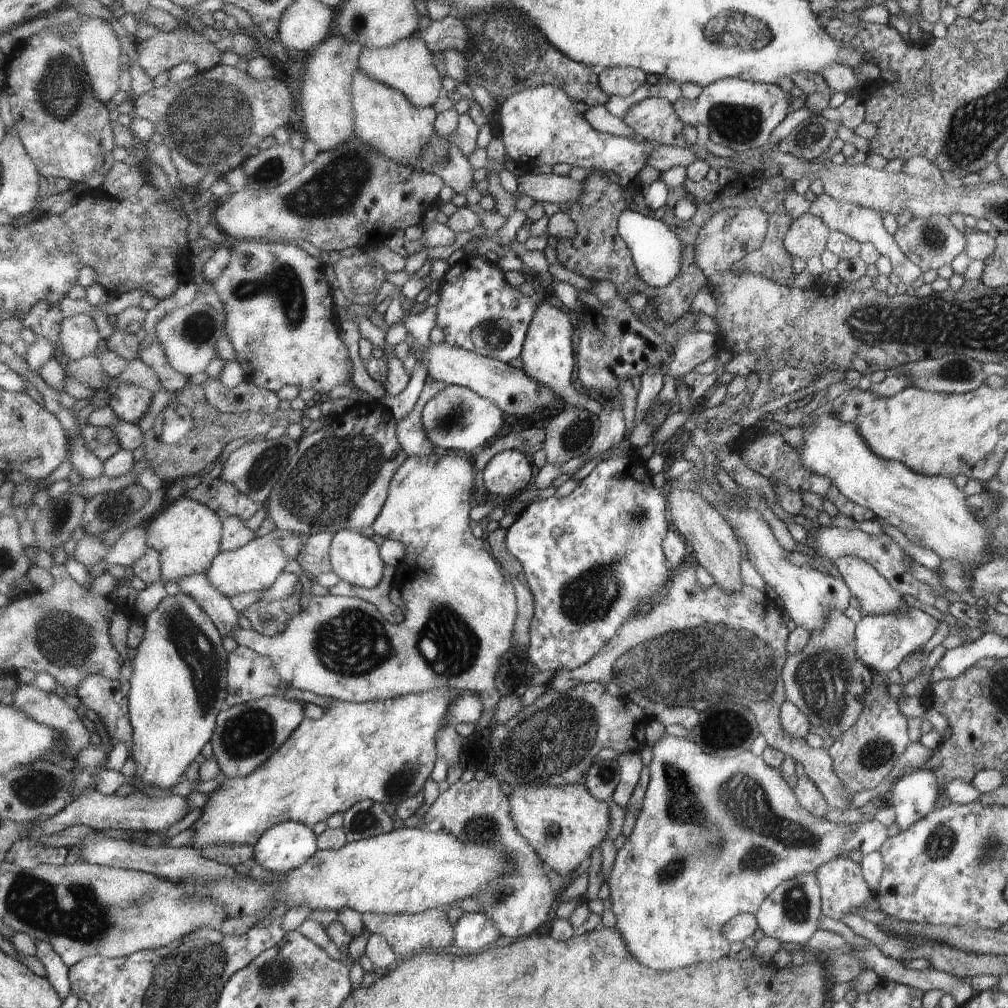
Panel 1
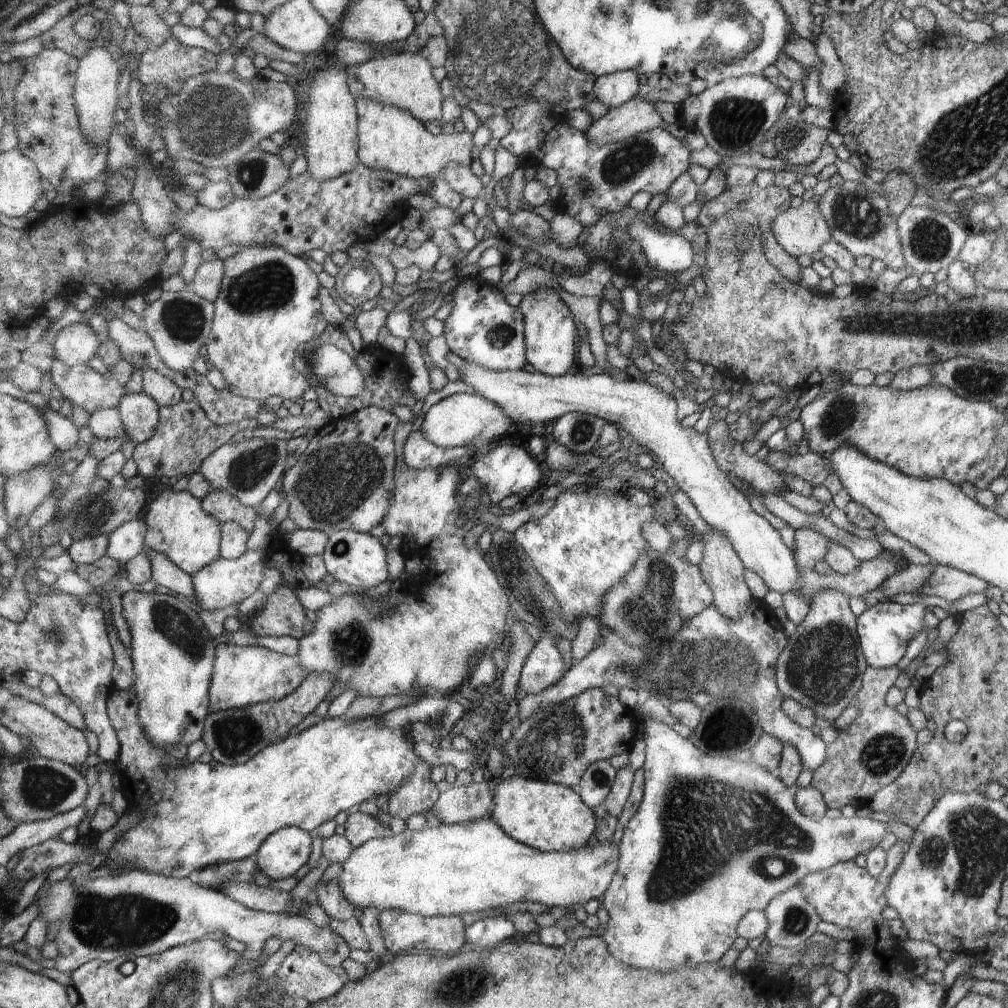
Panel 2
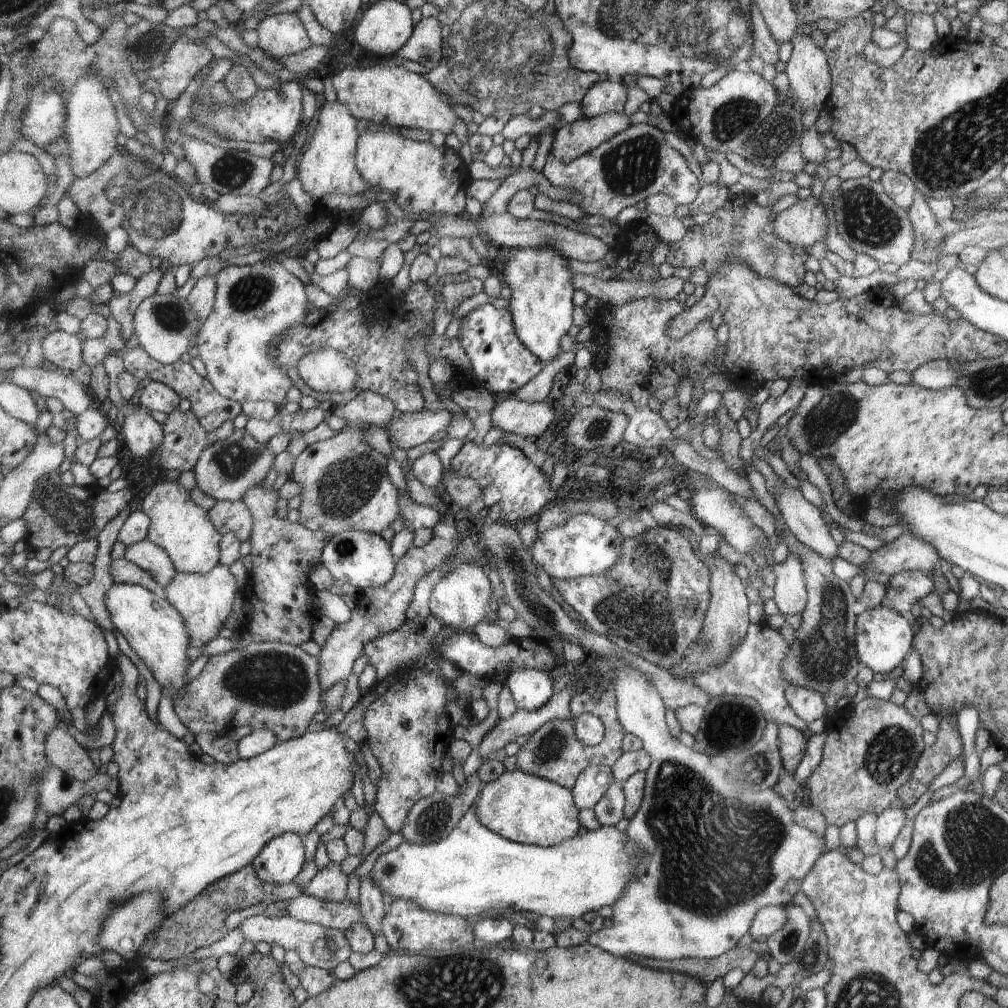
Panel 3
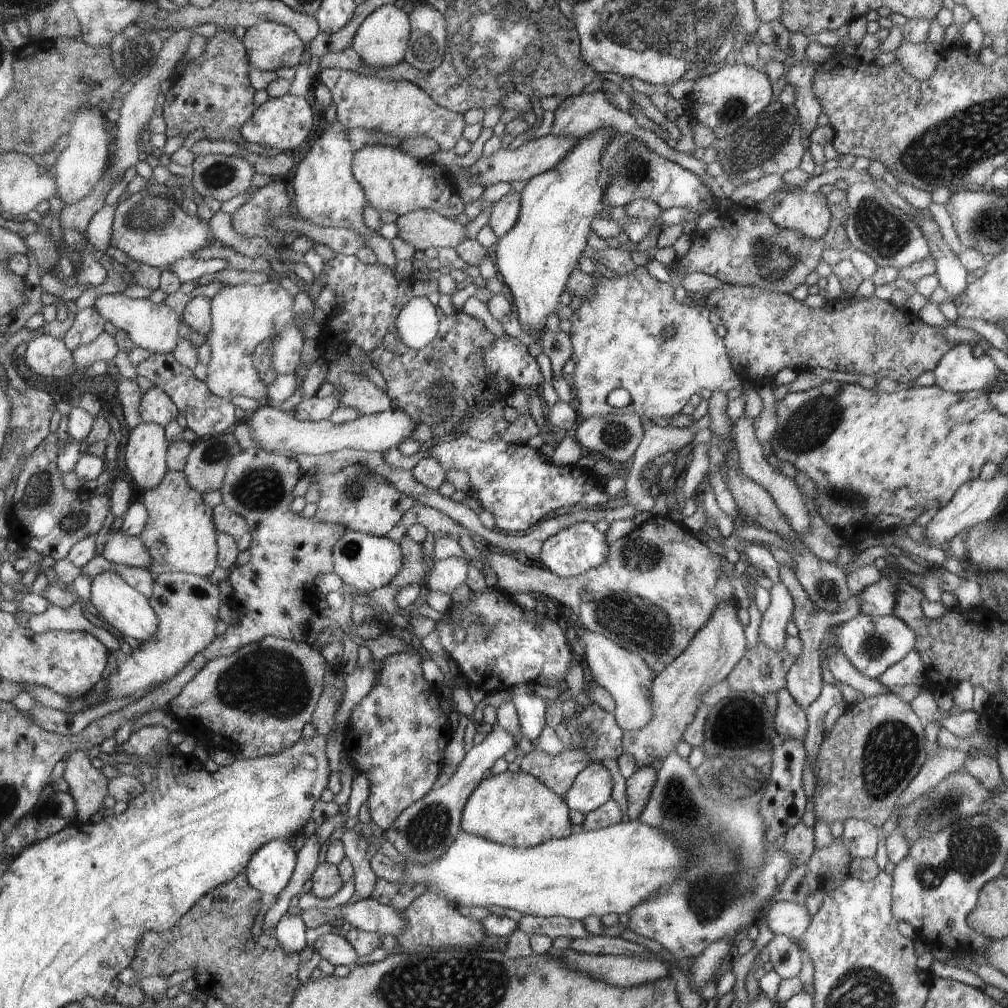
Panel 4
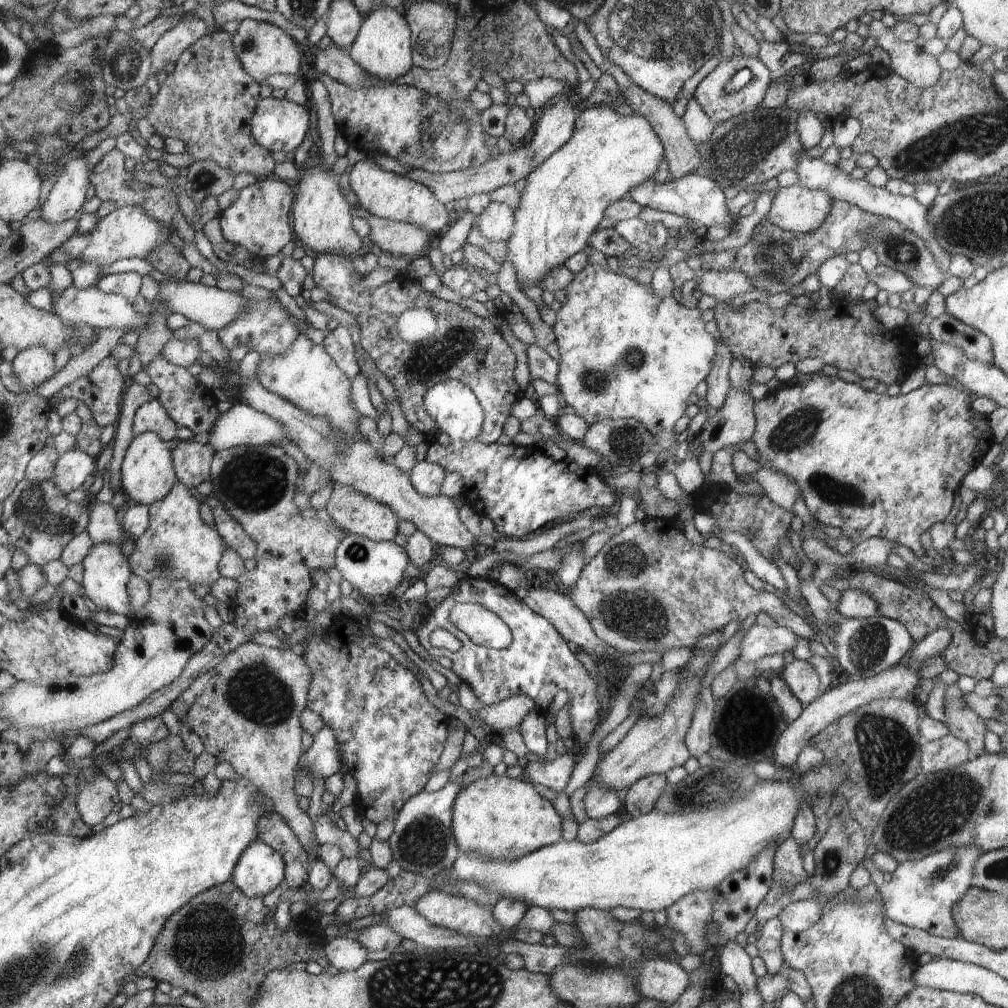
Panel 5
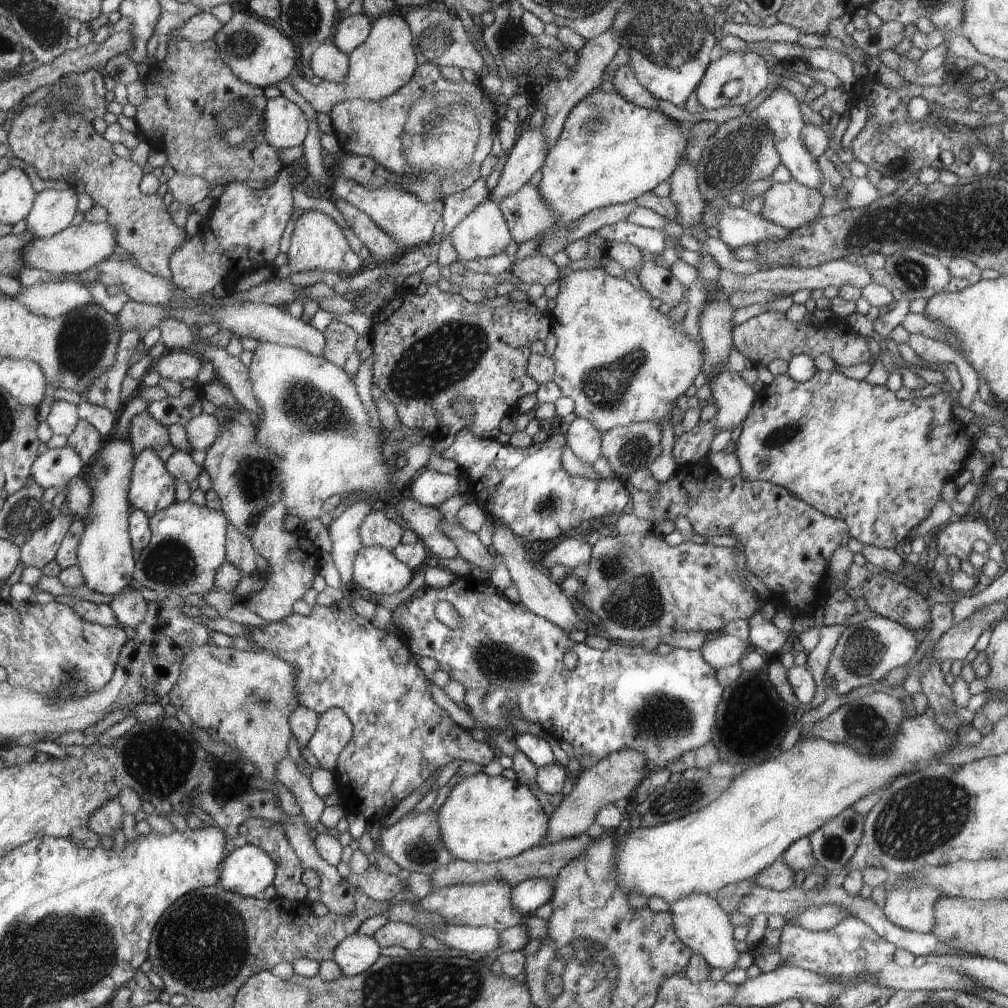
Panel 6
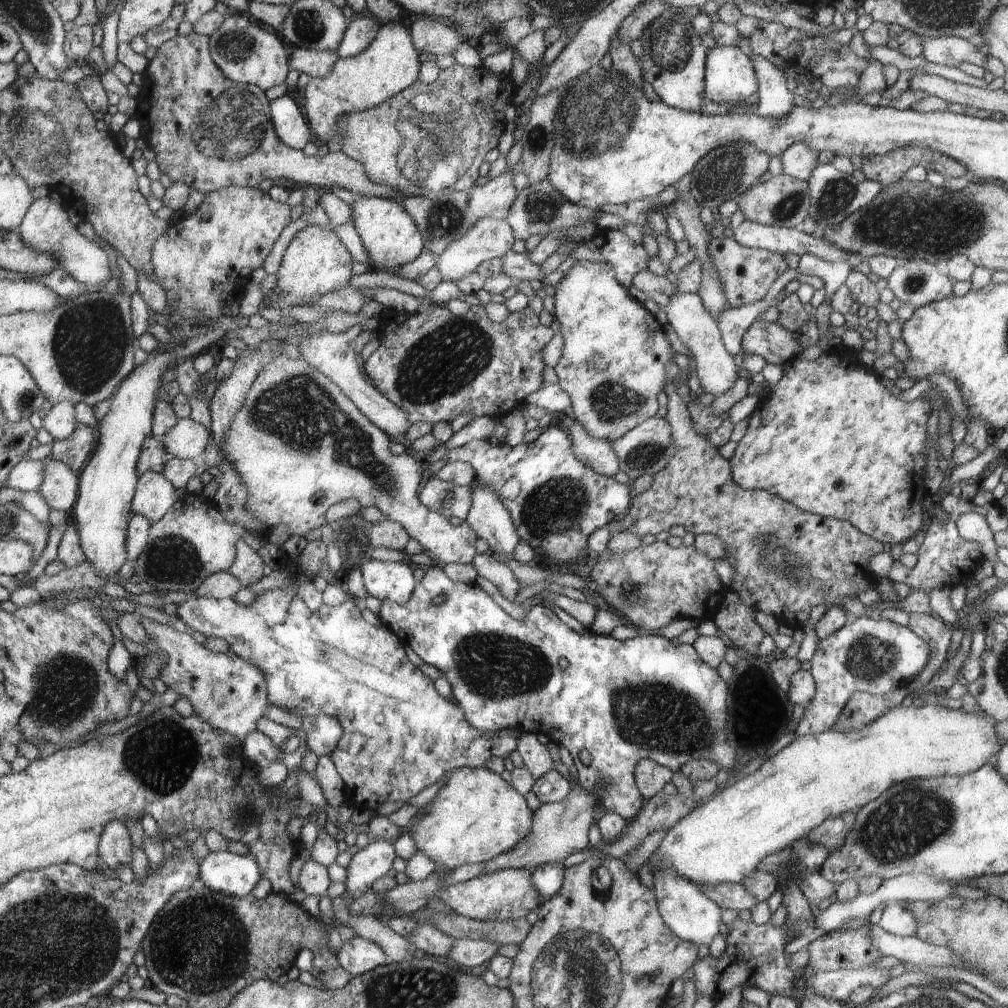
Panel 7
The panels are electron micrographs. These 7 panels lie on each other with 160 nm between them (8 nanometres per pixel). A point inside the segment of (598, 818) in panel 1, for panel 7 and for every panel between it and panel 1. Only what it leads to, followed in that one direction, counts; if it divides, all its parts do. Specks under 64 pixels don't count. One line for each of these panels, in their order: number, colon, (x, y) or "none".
2: (549, 816)
3: (525, 808)
4: (515, 809)
5: (499, 817)
6: (484, 819)
7: (475, 816)

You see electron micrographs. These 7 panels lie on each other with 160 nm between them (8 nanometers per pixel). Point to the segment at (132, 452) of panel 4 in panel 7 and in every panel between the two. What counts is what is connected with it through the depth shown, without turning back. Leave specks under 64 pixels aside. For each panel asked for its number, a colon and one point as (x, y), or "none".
5: (147, 473)
6: (152, 489)
7: (155, 494)

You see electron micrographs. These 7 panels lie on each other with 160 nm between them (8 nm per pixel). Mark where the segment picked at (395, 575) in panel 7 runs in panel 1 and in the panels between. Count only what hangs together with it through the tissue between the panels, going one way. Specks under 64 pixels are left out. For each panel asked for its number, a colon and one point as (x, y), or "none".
1: (354, 558)
2: (358, 559)
3: (357, 557)
4: (366, 562)
5: (373, 567)
6: (377, 569)

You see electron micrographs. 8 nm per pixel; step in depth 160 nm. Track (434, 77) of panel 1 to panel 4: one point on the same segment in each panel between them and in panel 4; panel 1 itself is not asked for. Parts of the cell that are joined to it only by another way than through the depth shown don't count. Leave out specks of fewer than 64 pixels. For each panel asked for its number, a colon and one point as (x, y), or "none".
2: (408, 81)
3: (393, 96)
4: (402, 109)

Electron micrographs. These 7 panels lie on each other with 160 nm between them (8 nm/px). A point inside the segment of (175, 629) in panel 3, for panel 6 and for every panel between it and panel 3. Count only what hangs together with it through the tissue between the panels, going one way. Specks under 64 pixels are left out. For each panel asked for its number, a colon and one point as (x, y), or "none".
4: (129, 611)
5: (107, 572)
6: (105, 559)

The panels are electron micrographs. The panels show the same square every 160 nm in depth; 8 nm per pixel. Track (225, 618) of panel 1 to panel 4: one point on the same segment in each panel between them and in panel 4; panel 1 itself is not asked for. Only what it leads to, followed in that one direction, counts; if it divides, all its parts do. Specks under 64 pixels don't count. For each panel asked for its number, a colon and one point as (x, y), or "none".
2: (164, 572)
3: (147, 555)
4: (119, 548)

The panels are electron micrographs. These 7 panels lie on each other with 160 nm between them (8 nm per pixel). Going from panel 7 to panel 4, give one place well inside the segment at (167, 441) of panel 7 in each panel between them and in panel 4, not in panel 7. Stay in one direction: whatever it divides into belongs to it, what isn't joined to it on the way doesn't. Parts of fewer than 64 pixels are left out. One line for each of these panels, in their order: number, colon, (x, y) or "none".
4: (275, 430)
5: (241, 425)
6: (201, 431)

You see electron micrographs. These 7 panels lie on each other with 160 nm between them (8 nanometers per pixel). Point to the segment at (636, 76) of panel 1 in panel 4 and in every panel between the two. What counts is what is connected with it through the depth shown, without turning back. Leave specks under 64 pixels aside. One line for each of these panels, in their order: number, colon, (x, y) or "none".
2: (612, 90)
3: (606, 96)
4: (576, 116)

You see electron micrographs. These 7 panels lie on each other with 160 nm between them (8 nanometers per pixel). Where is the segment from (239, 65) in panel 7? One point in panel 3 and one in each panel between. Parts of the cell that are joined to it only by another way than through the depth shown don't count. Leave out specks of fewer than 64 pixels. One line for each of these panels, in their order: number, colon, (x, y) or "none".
3: (280, 35)
4: (270, 45)
5: (264, 49)
6: (257, 53)

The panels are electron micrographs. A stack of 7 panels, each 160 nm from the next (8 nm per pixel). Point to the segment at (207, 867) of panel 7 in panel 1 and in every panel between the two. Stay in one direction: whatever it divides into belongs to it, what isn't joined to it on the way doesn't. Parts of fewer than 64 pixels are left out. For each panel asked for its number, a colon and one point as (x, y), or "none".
1: (287, 845)
2: (280, 855)
3: (282, 858)
4: (270, 870)
5: (262, 869)
6: (248, 871)

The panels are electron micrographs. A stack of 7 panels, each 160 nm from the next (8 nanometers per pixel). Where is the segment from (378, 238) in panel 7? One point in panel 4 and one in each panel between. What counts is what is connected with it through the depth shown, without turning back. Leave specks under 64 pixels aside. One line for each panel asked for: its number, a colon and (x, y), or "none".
4: (394, 181)
5: (387, 195)
6: (405, 218)

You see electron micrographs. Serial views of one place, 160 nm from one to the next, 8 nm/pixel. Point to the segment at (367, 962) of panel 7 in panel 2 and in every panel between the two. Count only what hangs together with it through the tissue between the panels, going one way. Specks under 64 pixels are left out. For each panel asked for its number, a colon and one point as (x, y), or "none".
2: (140, 913)
3: (318, 946)
4: (336, 949)
5: (345, 954)
6: (357, 952)

